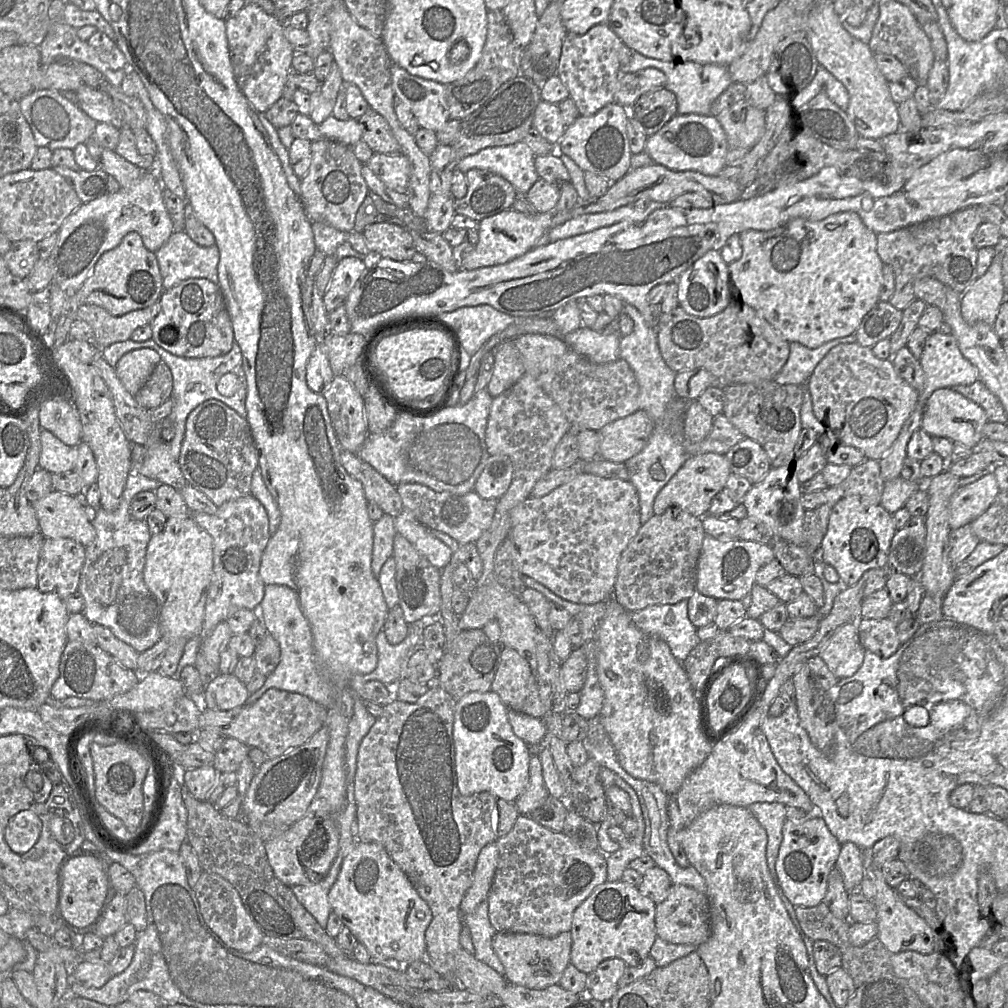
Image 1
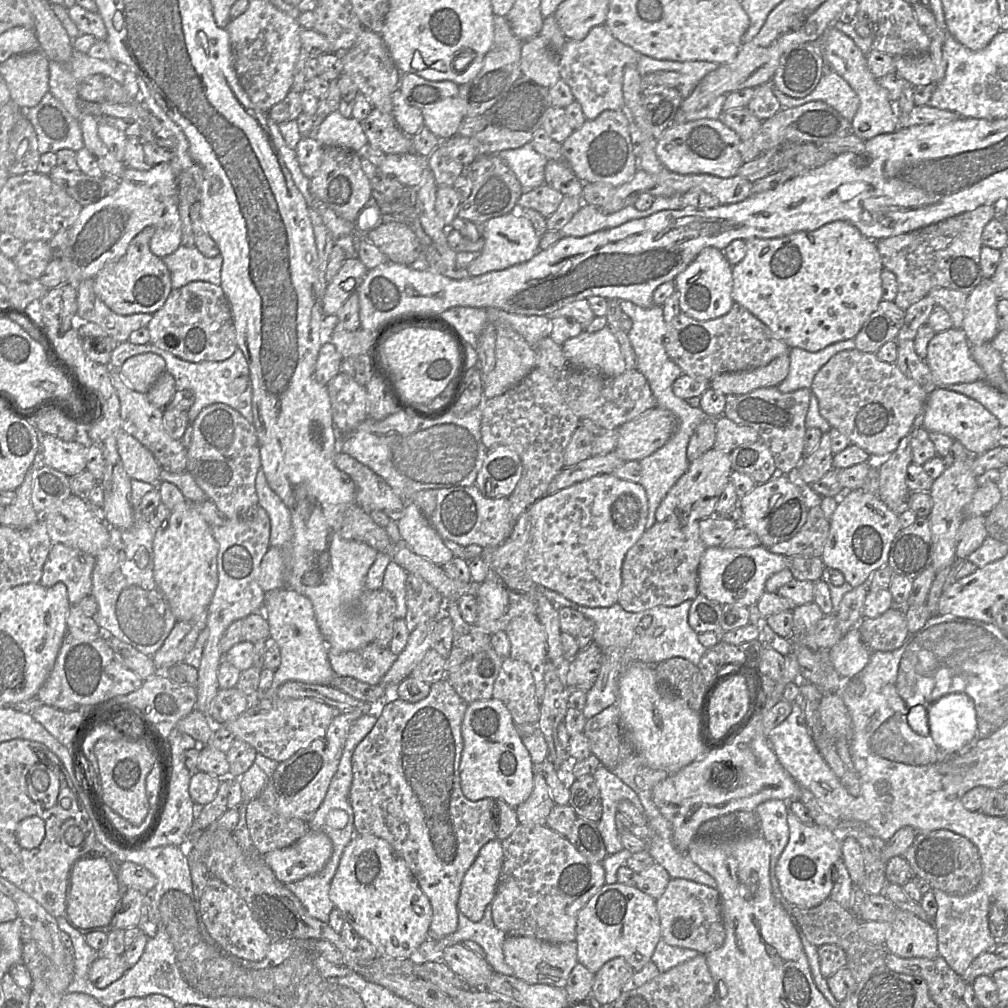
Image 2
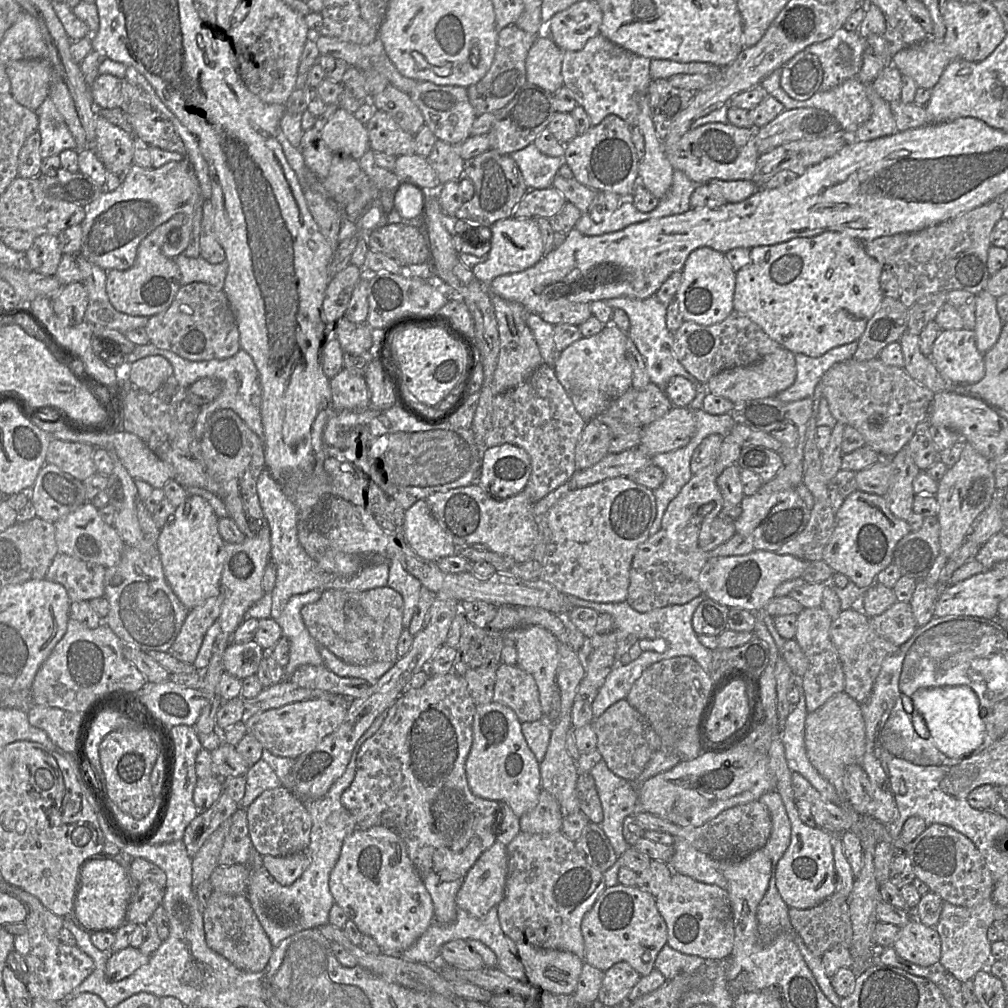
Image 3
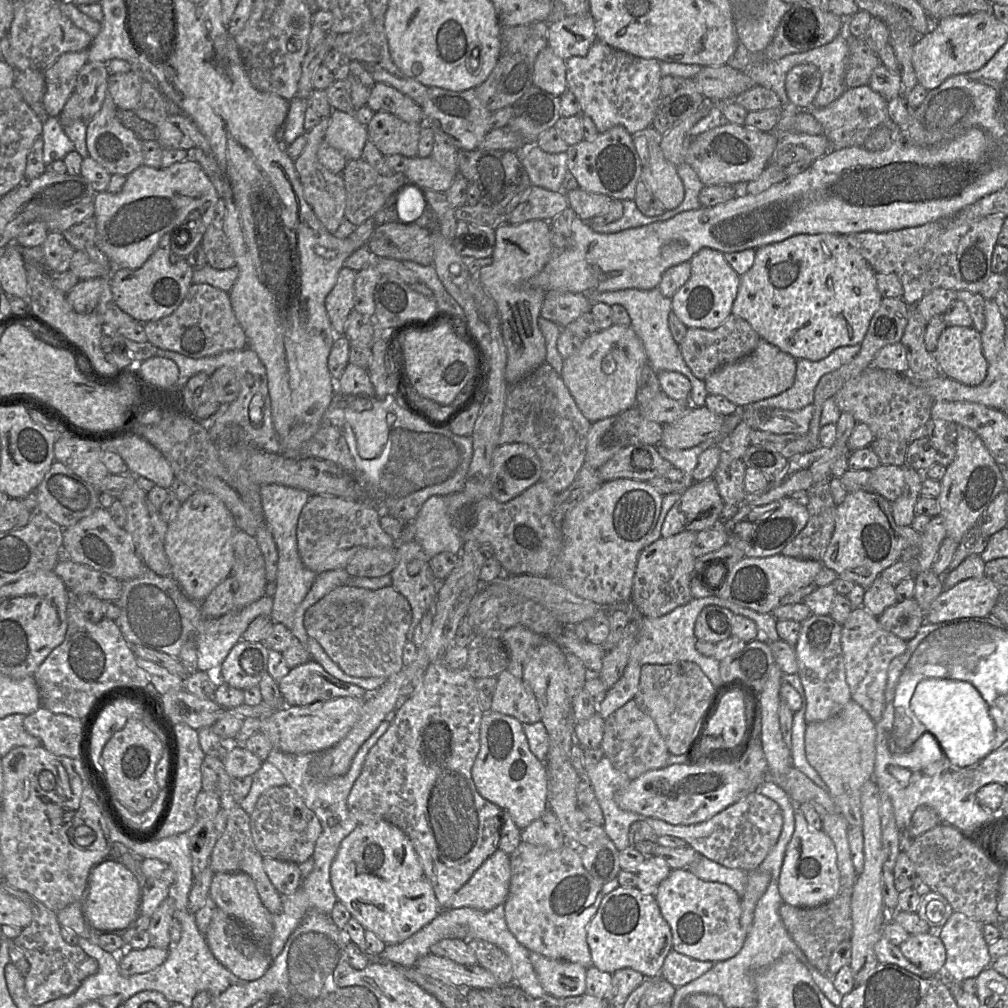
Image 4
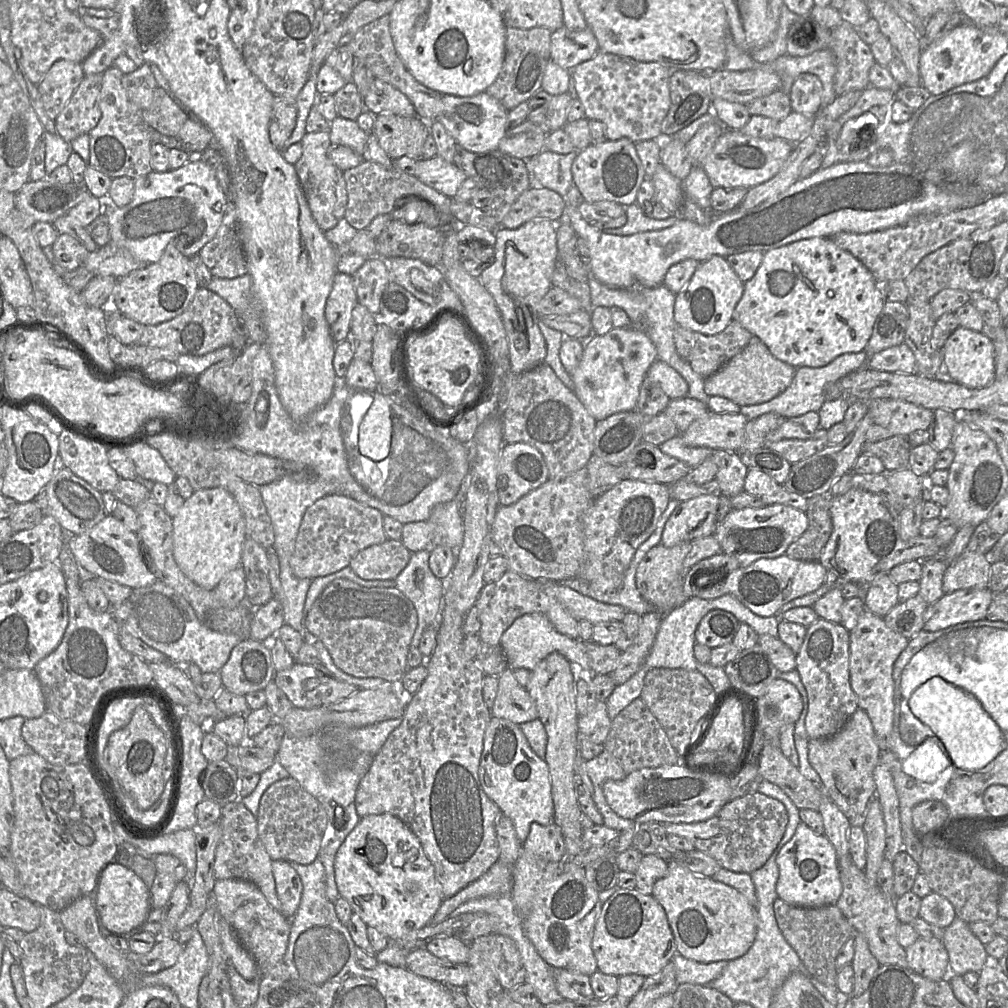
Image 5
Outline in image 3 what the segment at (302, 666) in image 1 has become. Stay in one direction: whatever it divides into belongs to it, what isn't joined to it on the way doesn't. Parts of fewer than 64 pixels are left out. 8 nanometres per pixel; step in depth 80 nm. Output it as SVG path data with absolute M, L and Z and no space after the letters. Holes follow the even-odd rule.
M314 589L304 594L293 595L276 619L283 636L290 642L289 662L284 667L284 680L287 680L300 666L323 665L319 645L306 628L301 611L304 606L318 601L324 591Z

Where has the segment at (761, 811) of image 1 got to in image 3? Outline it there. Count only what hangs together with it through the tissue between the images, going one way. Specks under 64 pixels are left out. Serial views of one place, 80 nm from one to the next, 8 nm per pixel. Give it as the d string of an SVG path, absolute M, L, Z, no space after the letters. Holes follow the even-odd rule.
M776 790L766 792L758 799L769 811L772 828L764 852L771 859L771 877L776 871L773 860L780 860L788 848L791 839L791 825L780 794Z

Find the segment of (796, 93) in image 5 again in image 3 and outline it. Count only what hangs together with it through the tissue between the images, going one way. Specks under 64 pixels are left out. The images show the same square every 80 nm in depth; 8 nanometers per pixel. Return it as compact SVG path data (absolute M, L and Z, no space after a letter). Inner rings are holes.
M803 50L781 67L780 85L791 98L803 101L819 90L822 78L823 70L818 57Z

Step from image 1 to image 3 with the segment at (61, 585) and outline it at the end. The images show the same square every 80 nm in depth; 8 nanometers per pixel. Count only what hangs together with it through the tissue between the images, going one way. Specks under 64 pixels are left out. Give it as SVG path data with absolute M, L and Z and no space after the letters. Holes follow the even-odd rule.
M58 552L45 579L62 584L71 602L104 597L106 568Z

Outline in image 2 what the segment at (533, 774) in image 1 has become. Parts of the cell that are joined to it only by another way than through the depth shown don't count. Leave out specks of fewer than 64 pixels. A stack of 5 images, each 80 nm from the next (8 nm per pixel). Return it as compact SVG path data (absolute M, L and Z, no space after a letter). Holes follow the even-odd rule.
M535 767L532 793L525 802L515 808L519 824L545 826L554 805L544 774Z

